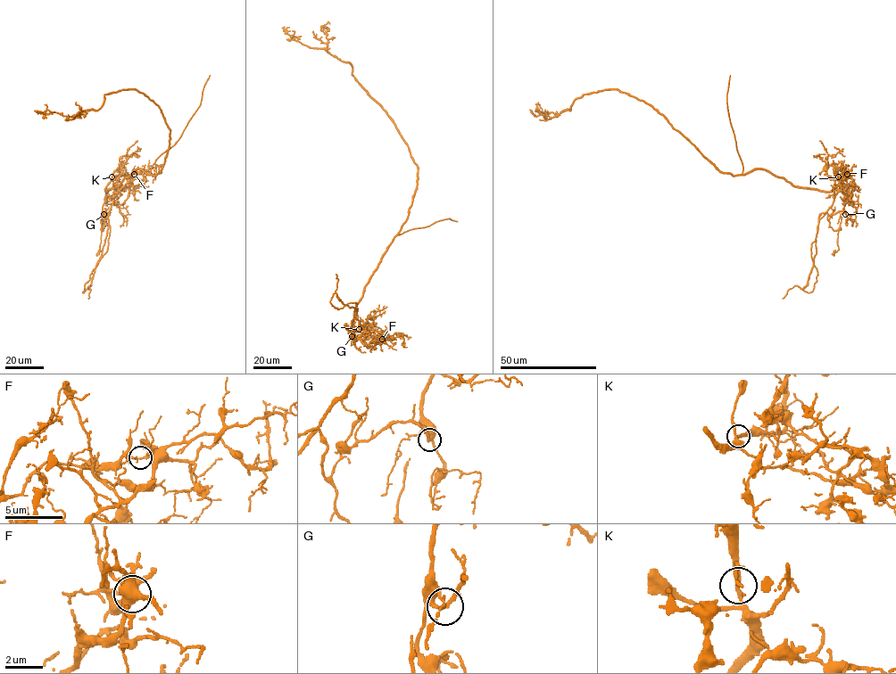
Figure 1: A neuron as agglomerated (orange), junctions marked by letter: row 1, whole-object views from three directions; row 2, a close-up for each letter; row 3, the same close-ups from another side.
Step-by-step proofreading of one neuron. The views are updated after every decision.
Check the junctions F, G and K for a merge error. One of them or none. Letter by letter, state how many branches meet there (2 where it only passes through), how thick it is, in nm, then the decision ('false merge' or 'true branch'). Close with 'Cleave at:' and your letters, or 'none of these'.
F: branches 2; calibre 220 nm; false merge
G: branches 2; calibre 220 nm; true branch
K: branches 2; calibre 220 nm; true branch
Cleave at: F

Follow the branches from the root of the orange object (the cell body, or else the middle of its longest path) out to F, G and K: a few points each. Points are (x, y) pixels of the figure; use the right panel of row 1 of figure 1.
F: (733, 175), (763, 168), (794, 185), (832, 191), (842, 175), (847, 174)
G: (733, 175), (763, 168), (794, 185), (825, 191), (842, 176), (833, 191), (848, 194), (845, 214)
K: (733, 175), (763, 168), (794, 185), (825, 191), (832, 191), (839, 184), (838, 177)

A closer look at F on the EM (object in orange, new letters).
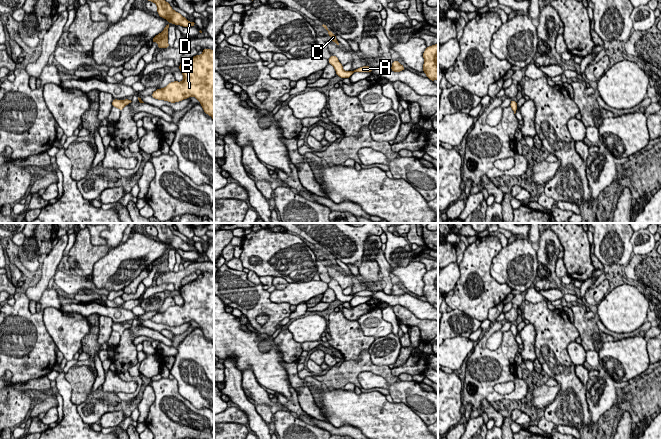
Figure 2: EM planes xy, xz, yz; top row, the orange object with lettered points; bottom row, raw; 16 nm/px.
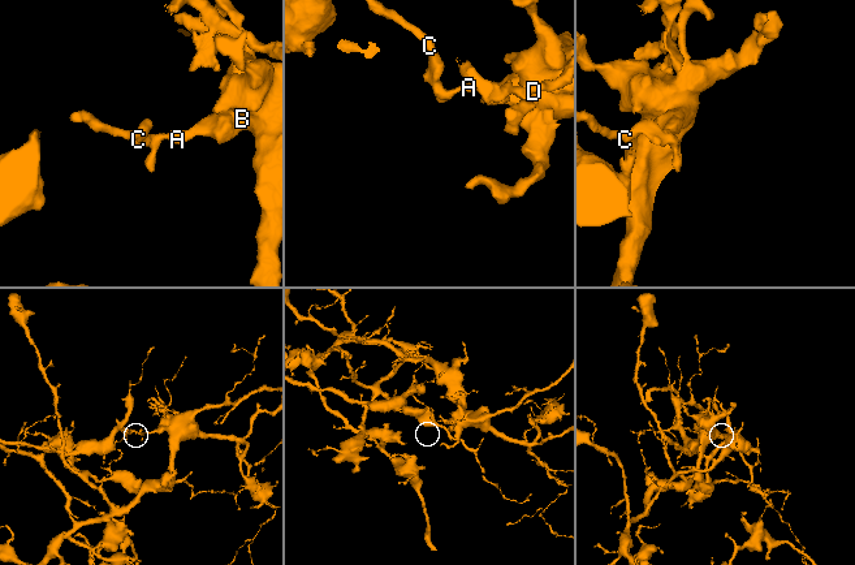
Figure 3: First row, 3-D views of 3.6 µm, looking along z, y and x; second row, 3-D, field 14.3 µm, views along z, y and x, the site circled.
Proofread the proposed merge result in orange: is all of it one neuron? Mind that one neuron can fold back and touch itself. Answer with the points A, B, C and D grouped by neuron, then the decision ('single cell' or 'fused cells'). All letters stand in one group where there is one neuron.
groups A B D / C; fused cells

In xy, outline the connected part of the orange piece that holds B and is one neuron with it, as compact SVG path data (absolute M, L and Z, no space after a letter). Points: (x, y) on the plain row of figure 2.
M203 273L201 279L196 279L179 289L179 294L183 298L183 305L174 305L162 313L157 313L152 317L152 321L158 324L164 324L171 327L179 326L194 320L200 326L203 335L210 339L214 344L214 275L212 273Z

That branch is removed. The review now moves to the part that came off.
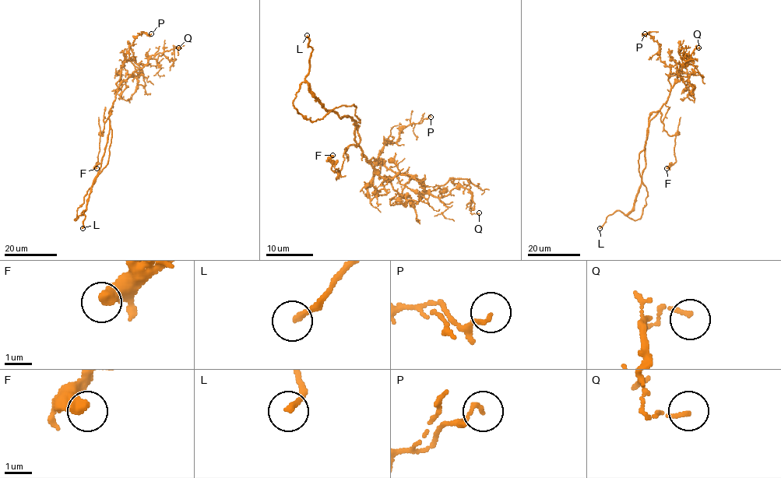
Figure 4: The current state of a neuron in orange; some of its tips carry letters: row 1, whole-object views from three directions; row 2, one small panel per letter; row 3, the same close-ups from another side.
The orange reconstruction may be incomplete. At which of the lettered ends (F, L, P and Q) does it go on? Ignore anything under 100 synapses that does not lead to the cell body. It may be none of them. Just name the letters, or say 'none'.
L

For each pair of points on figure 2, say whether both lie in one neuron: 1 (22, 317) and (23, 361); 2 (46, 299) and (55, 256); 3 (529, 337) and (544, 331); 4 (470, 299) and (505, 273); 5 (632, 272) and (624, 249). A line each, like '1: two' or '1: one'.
1: one
2: two
3: two
4: two
5: two

